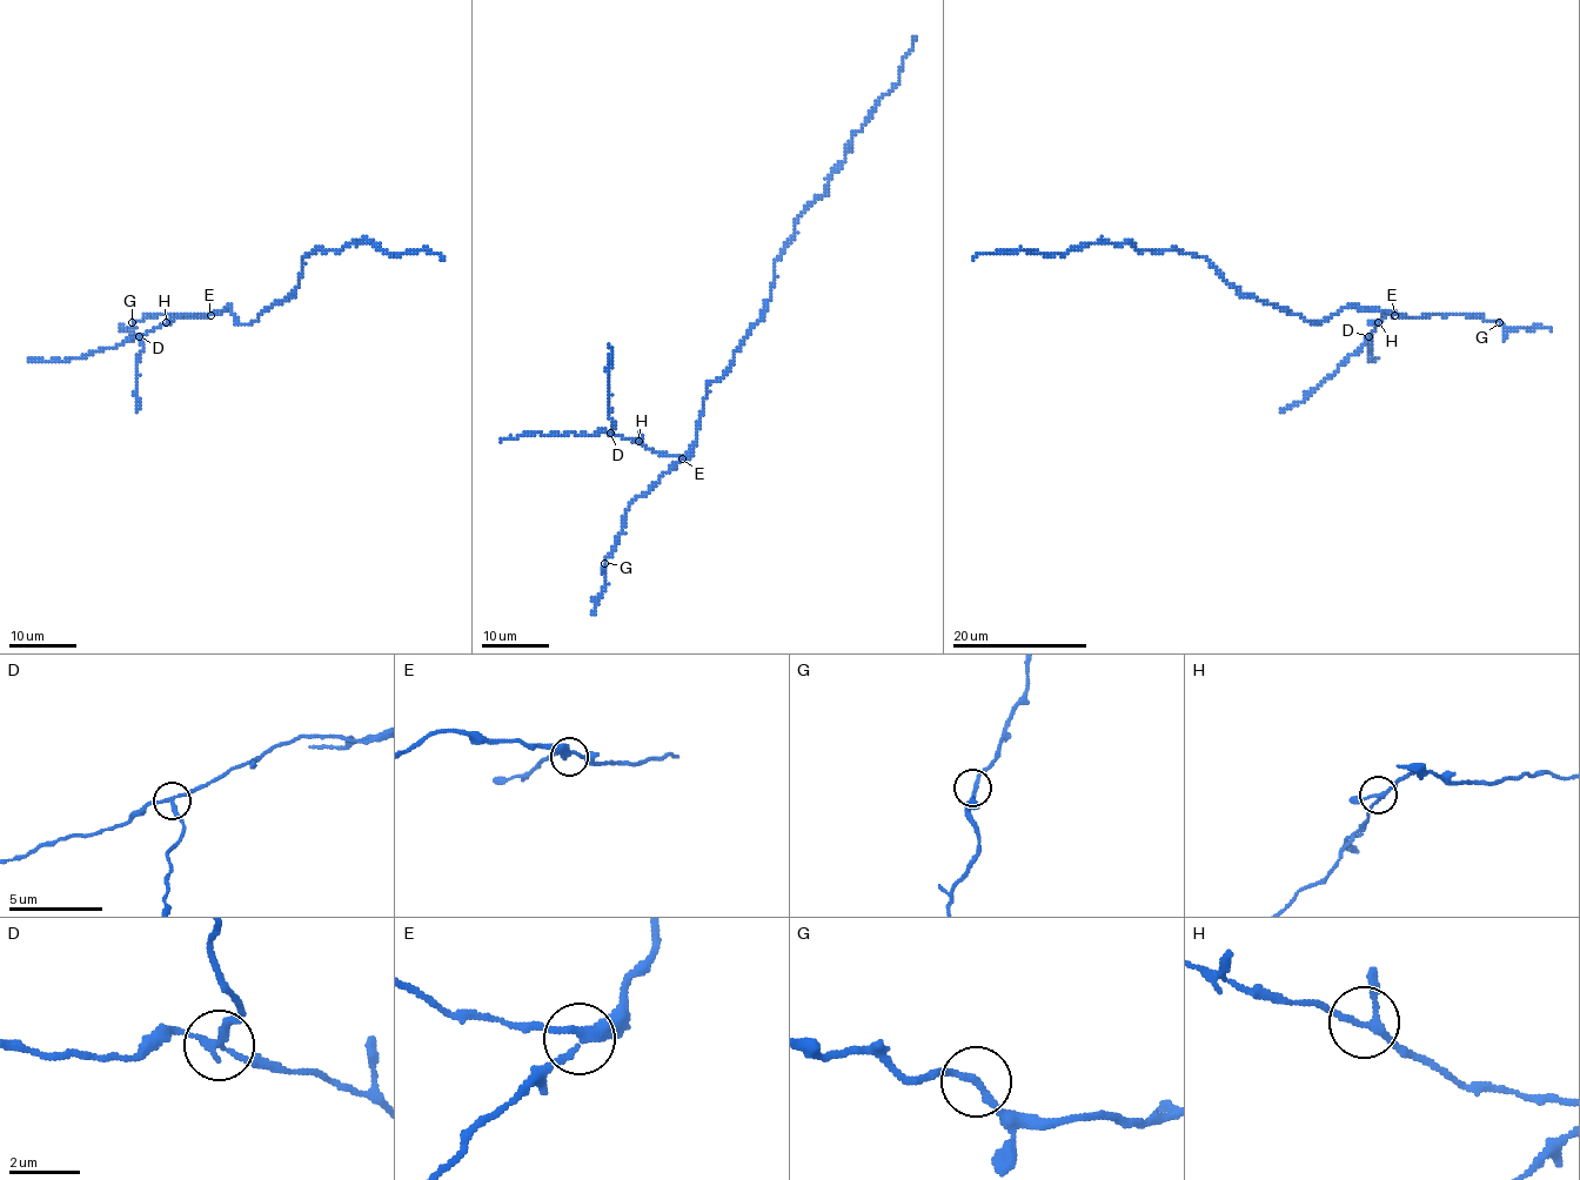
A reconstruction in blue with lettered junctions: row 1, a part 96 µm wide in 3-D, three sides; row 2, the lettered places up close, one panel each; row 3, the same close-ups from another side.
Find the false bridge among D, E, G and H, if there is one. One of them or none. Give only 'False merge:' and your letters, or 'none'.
False merge: D

